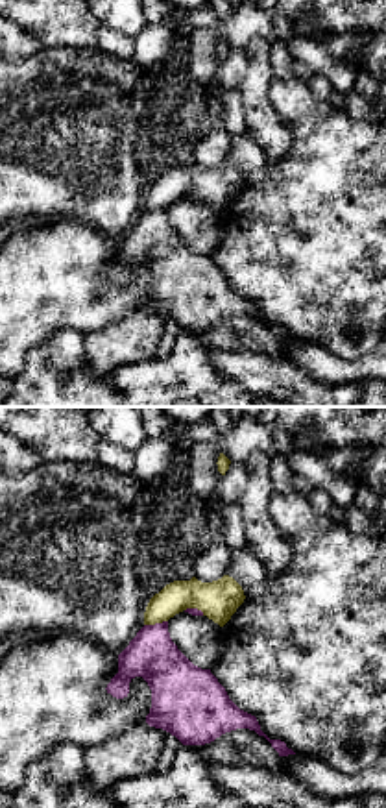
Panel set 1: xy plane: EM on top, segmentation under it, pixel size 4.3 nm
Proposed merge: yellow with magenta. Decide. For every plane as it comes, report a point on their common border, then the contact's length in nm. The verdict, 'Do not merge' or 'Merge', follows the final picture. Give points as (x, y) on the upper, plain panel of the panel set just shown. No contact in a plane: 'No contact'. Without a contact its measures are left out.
Touches yellow at (156, 208). Shared border 110 nm

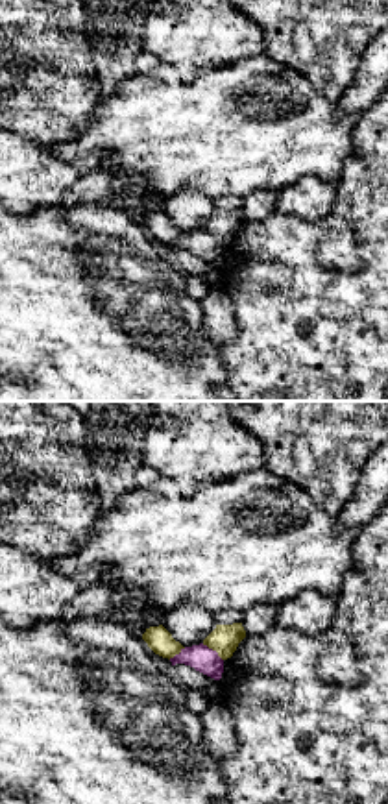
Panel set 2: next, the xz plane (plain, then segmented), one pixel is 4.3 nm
Touches yellow at (213, 235). Shared border 120 nm

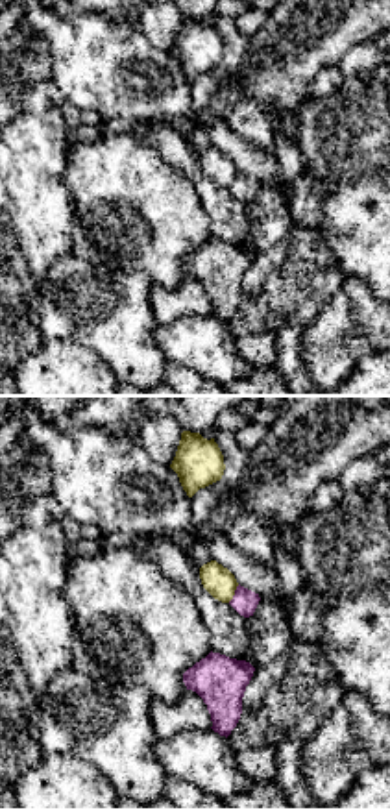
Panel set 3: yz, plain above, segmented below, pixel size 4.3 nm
Touches yellow at (233, 180). Shared border 90 nm

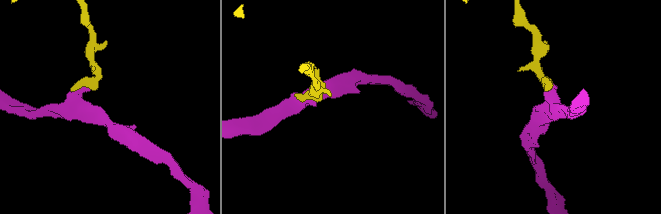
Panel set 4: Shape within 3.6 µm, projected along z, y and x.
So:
Do not merge

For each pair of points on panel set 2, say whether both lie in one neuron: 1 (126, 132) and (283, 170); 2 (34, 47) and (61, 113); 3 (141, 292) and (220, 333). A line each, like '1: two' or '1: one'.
1: one
2: one
3: two

